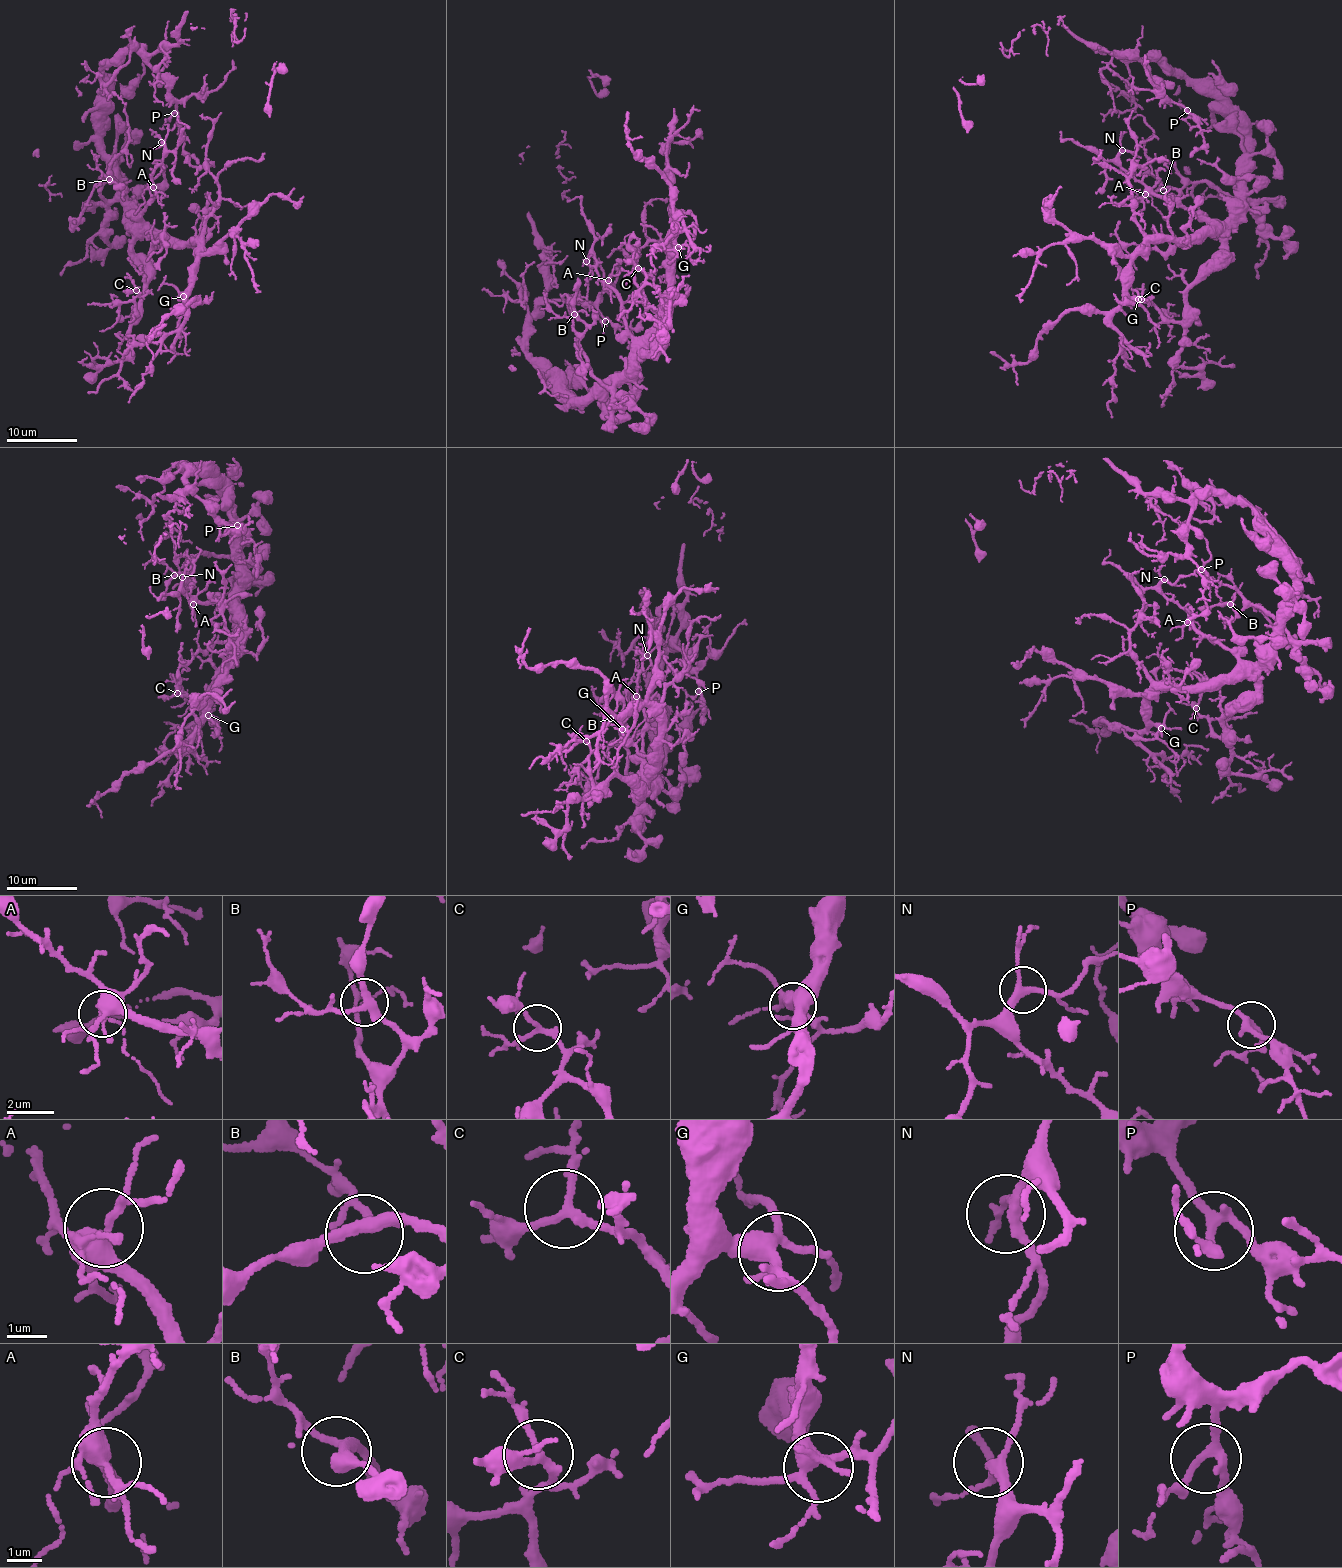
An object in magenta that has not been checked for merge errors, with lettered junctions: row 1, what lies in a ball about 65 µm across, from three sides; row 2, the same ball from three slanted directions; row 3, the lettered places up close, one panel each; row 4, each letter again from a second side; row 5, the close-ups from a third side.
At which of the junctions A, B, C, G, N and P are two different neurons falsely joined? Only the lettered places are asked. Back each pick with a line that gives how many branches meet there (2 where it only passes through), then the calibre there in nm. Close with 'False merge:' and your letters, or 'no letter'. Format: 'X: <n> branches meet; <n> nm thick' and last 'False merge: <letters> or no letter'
False merge: no letter

